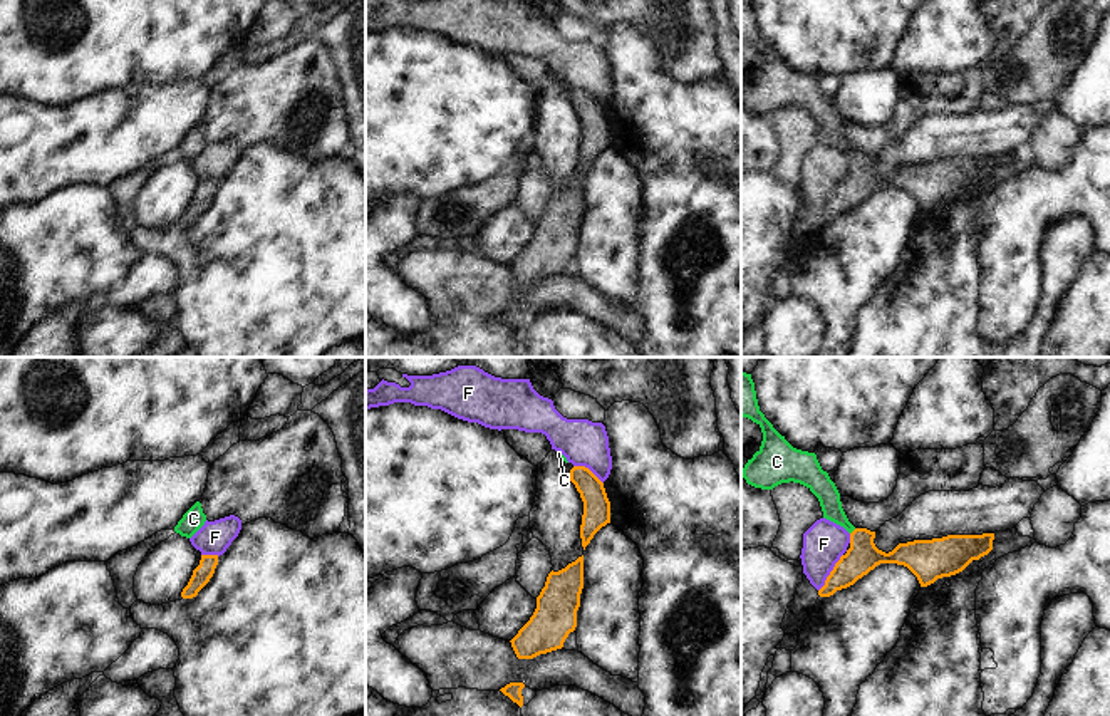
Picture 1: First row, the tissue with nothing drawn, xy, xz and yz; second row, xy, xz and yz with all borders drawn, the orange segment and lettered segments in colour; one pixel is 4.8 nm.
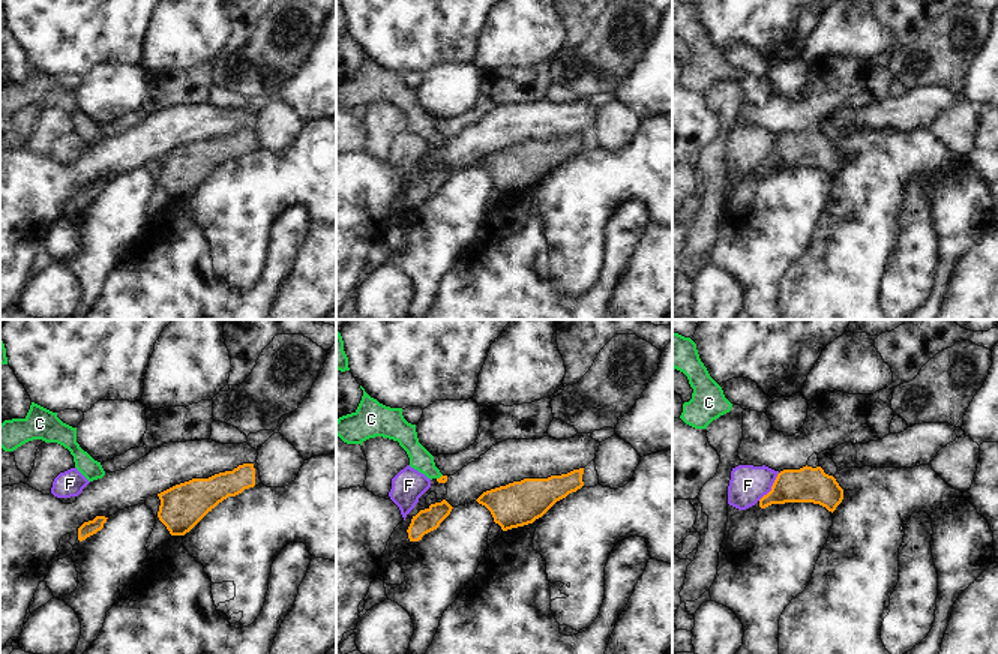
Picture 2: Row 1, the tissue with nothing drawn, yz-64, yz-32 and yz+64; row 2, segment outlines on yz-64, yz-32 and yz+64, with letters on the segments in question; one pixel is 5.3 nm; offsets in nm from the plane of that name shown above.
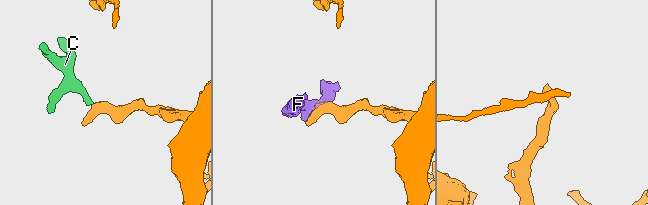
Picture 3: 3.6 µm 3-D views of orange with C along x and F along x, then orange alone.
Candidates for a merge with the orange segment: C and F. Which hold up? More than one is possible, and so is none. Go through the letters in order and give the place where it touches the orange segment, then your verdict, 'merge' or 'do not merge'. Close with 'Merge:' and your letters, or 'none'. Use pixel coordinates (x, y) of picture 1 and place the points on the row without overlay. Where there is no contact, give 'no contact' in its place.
C: contact yz (852, 156); merge
F: contact yz (830, 197); do not merge
Merge: C

